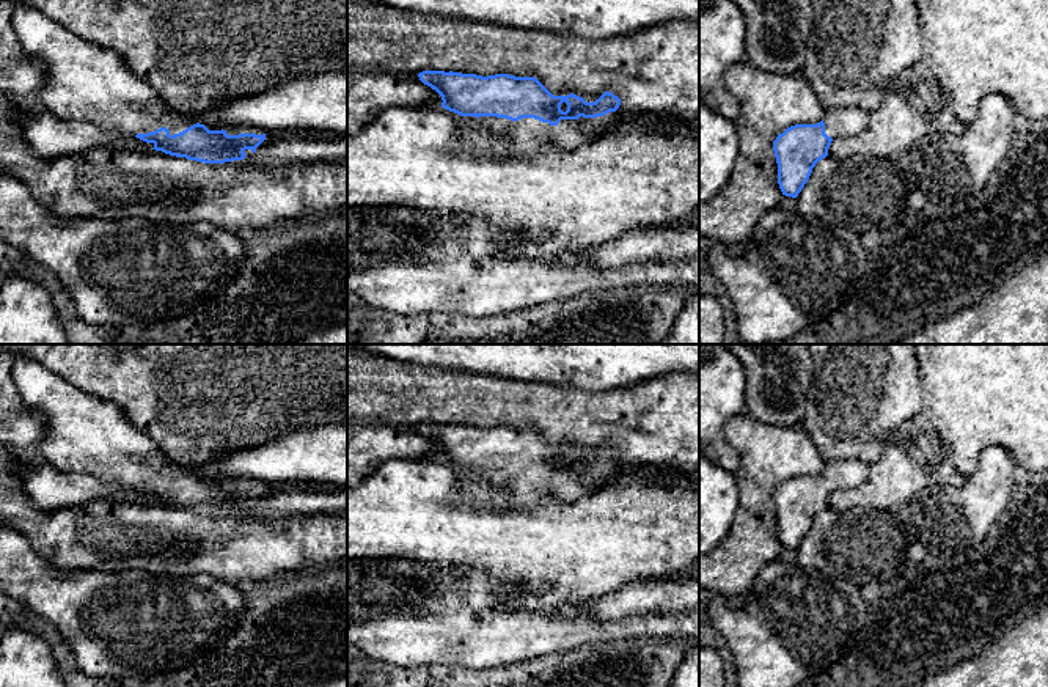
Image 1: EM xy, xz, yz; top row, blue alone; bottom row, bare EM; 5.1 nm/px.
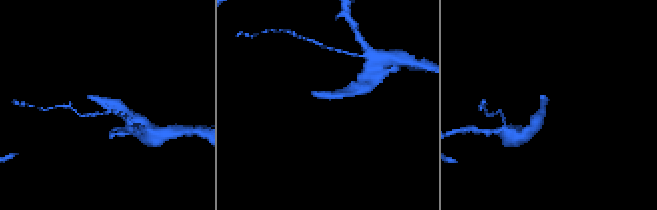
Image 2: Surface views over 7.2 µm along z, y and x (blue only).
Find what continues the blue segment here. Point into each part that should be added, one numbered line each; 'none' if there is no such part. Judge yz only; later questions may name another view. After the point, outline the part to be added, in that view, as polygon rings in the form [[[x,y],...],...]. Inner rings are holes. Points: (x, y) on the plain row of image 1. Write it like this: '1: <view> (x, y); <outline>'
1: yz (846, 473); [[[856,459],[825,462],[825,486],[833,492],[852,489],[869,478],[869,465]]]

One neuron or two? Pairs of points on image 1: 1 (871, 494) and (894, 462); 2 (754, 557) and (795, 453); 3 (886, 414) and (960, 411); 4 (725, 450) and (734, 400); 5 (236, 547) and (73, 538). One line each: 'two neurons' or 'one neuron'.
1: one neuron
2: one neuron
3: two neurons
4: one neuron
5: one neuron

